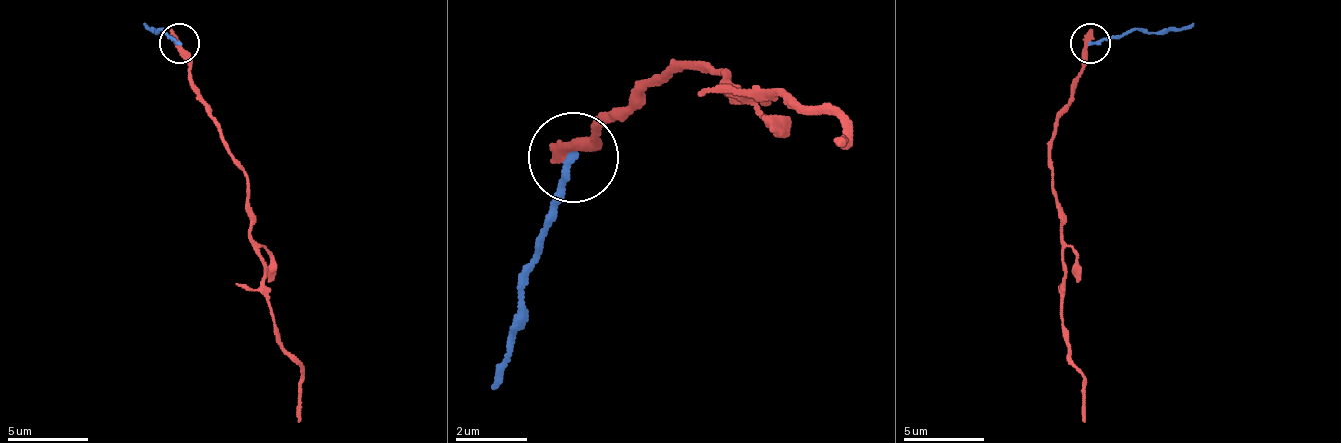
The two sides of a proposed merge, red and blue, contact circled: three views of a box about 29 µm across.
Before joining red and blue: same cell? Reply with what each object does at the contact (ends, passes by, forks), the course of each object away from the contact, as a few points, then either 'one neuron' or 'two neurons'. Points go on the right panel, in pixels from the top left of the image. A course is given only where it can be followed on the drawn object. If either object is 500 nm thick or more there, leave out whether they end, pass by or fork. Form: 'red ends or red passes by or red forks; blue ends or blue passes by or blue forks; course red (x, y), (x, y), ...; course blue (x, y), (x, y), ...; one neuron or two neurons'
red ends; blue ends; course red (1091, 42), (1075, 94), (1051, 134), (1051, 174), (1063, 267), (1063, 335), (1075, 367), (1083, 375), (1083, 424); course blue (1091, 42), (1120, 38), (1128, 30), (1168, 34), (1192, 21); two neurons

